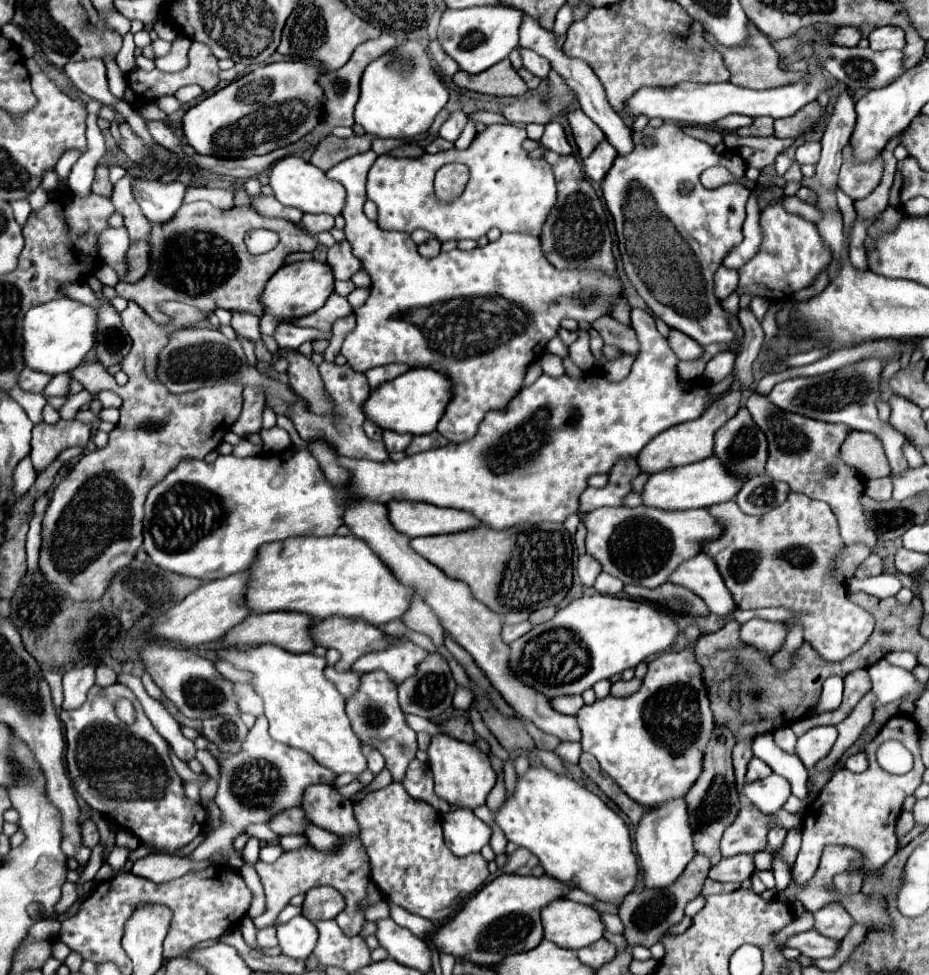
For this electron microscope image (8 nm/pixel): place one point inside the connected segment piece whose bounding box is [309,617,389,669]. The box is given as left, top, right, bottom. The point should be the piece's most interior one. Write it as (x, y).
(352, 639)

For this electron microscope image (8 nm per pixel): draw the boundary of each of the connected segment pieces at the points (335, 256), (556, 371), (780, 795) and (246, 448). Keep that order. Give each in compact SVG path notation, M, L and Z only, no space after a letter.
M347 241L337 243L327 251L327 265L331 267L335 279L351 279L351 275L361 269L361 263L353 257Z
M545 353L545 355L541 357L541 363L543 363L543 373L545 373L545 375L549 375L549 377L561 377L561 375L565 375L561 357L551 355L551 353Z
M771 773L769 777L765 777L761 781L745 785L743 787L743 795L759 811L763 811L763 813L775 813L789 799L791 789L789 789L789 781L785 777Z
M243 438L239 445L235 446L232 454L237 457L255 456L262 453L262 446L254 445L247 438Z

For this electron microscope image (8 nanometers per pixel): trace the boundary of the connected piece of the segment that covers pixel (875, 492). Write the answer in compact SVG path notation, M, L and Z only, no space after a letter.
M889 477L867 481L867 497L871 499L891 499L891 489L893 485Z

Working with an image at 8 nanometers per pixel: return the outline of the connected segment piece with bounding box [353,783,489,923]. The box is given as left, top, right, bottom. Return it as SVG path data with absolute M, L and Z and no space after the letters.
M401 783L371 791L353 803L353 813L371 861L373 883L391 903L401 905L409 913L433 923L447 921L461 909L465 897L479 891L489 877L487 861L481 853L457 857L449 851L443 841L439 813L431 805L409 797Z

